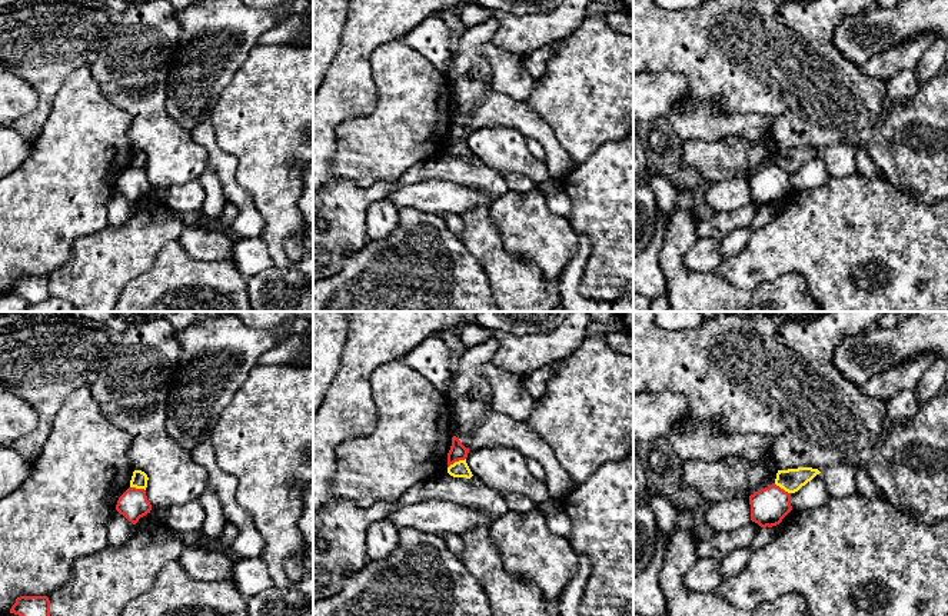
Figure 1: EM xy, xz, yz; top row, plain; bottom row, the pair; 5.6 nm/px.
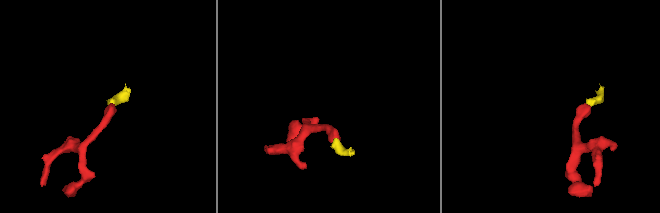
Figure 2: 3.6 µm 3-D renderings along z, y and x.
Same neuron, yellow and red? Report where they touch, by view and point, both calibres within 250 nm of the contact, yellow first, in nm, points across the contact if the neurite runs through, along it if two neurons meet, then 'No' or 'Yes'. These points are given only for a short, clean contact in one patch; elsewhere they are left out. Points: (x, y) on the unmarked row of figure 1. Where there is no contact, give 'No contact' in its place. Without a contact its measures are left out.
Touches yellow at xz (456, 142). Thickness 100 nm (yellow) against 100 nm. Boundary: xz (465, 137), (448, 147). No

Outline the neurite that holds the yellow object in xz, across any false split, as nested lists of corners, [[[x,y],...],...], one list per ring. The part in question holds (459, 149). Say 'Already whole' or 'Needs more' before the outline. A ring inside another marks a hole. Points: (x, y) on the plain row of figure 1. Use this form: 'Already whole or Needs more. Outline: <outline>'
Already whole. Outline: [[[465,140],[455,141],[448,147],[448,153],[453,157],[466,157],[470,159],[473,154]]]

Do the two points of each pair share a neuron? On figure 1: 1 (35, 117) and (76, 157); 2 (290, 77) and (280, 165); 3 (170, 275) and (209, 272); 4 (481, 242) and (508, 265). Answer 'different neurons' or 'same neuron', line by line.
1: different neurons
2: same neuron
3: same neuron
4: same neuron

